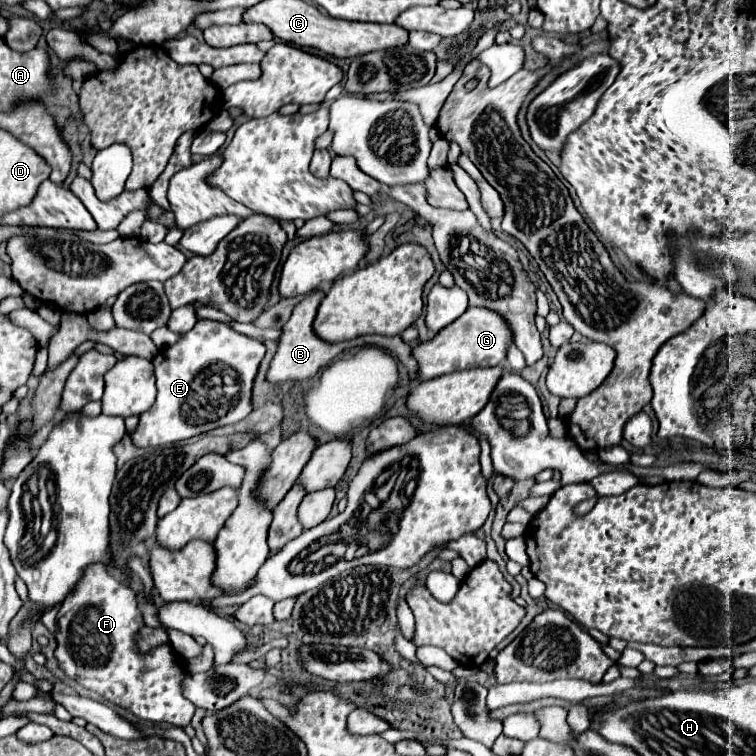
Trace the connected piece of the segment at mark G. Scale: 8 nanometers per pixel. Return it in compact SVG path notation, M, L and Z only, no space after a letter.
M467 308L467 314L463 314L459 322L451 322L451 326L443 328L433 340L419 344L413 350L413 356L419 362L419 378L431 380L435 376L443 376L453 370L501 364L507 356L507 348L511 342L513 334L503 316L485 308Z

